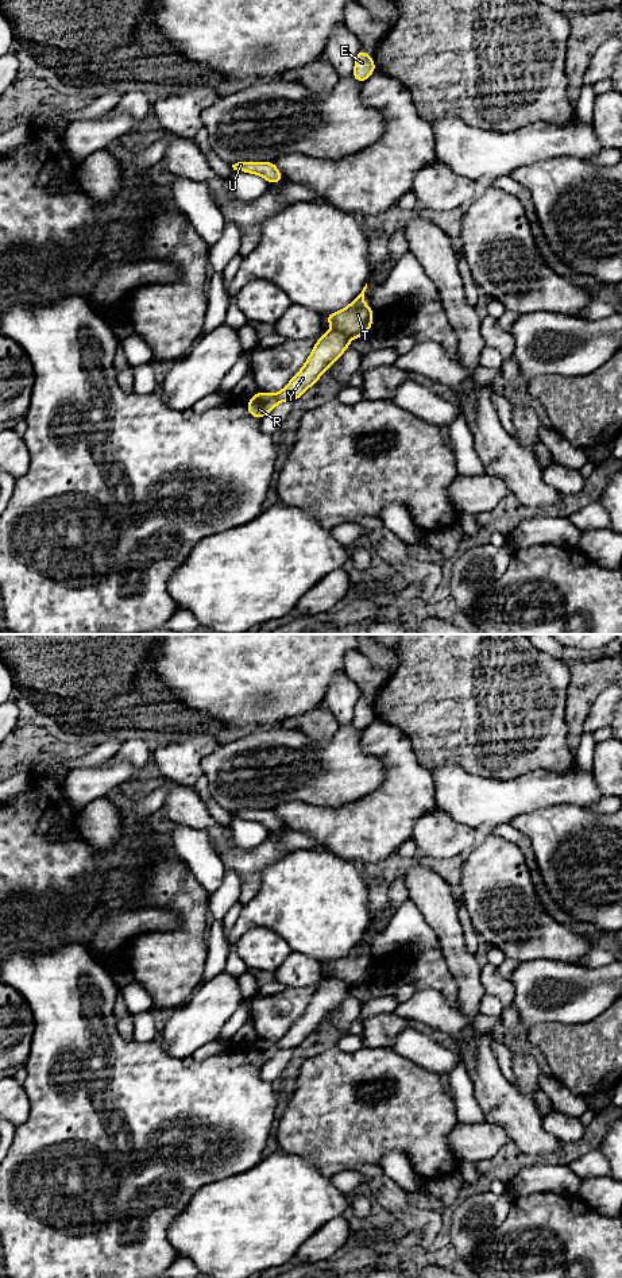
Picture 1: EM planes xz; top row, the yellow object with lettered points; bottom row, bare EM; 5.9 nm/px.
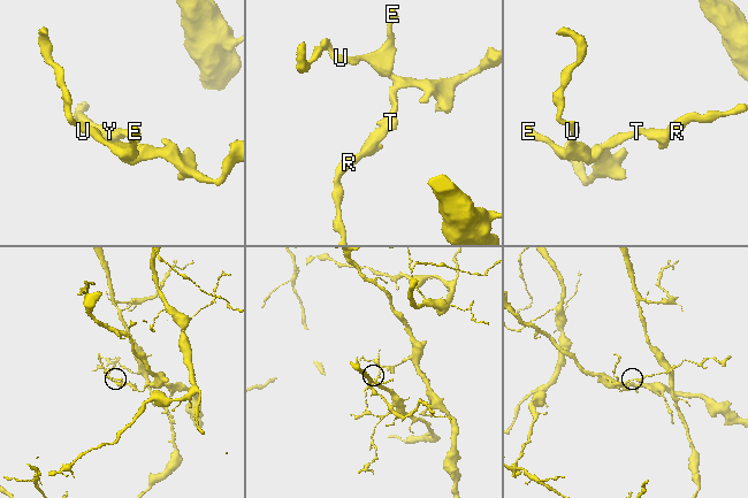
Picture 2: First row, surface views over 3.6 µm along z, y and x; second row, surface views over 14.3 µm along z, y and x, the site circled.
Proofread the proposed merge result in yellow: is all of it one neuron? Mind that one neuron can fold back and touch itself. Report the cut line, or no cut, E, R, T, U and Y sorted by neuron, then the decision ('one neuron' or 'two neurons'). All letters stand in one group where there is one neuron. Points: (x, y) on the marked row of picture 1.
xz (333, 329), (342, 331), (350, 339) | E T U / R Y | two neurons

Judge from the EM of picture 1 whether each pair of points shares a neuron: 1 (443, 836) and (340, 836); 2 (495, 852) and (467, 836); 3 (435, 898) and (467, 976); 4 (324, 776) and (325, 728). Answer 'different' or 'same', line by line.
1: different
2: different
3: same
4: different

